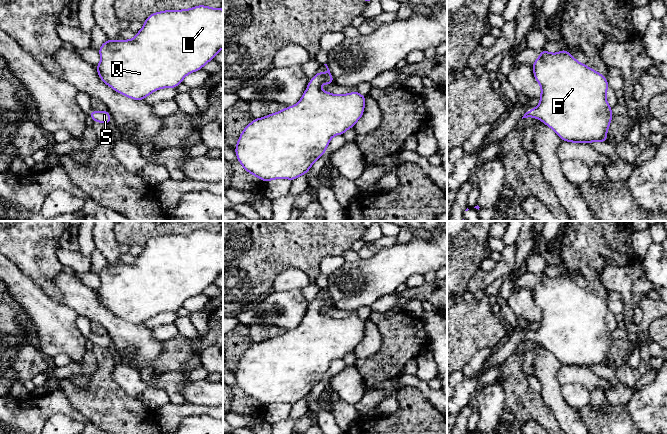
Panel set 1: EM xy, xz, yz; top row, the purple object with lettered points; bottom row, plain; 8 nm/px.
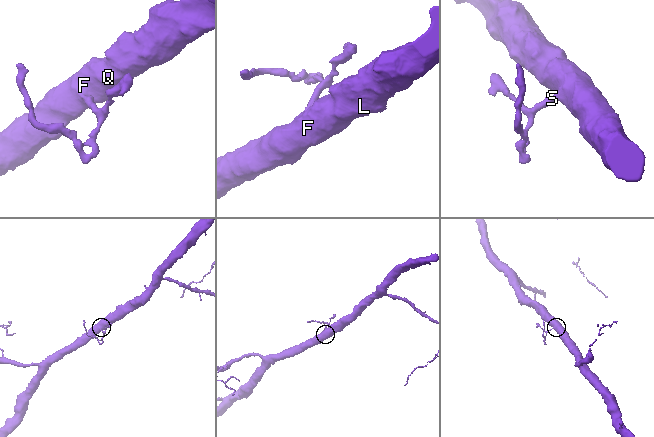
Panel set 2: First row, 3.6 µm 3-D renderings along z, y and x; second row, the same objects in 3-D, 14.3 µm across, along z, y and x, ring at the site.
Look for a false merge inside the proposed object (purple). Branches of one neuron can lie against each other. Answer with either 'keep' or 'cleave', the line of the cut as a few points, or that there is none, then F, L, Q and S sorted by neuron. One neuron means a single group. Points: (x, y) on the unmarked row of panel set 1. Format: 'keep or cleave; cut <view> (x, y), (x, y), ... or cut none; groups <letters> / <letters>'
keep; cut none; groups F L Q S

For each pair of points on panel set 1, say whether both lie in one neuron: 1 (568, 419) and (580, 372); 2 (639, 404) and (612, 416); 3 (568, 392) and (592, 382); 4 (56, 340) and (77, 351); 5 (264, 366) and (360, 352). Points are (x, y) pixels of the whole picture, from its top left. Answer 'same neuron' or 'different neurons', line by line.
1: different neurons
2: different neurons
3: different neurons
4: same neuron
5: same neuron

